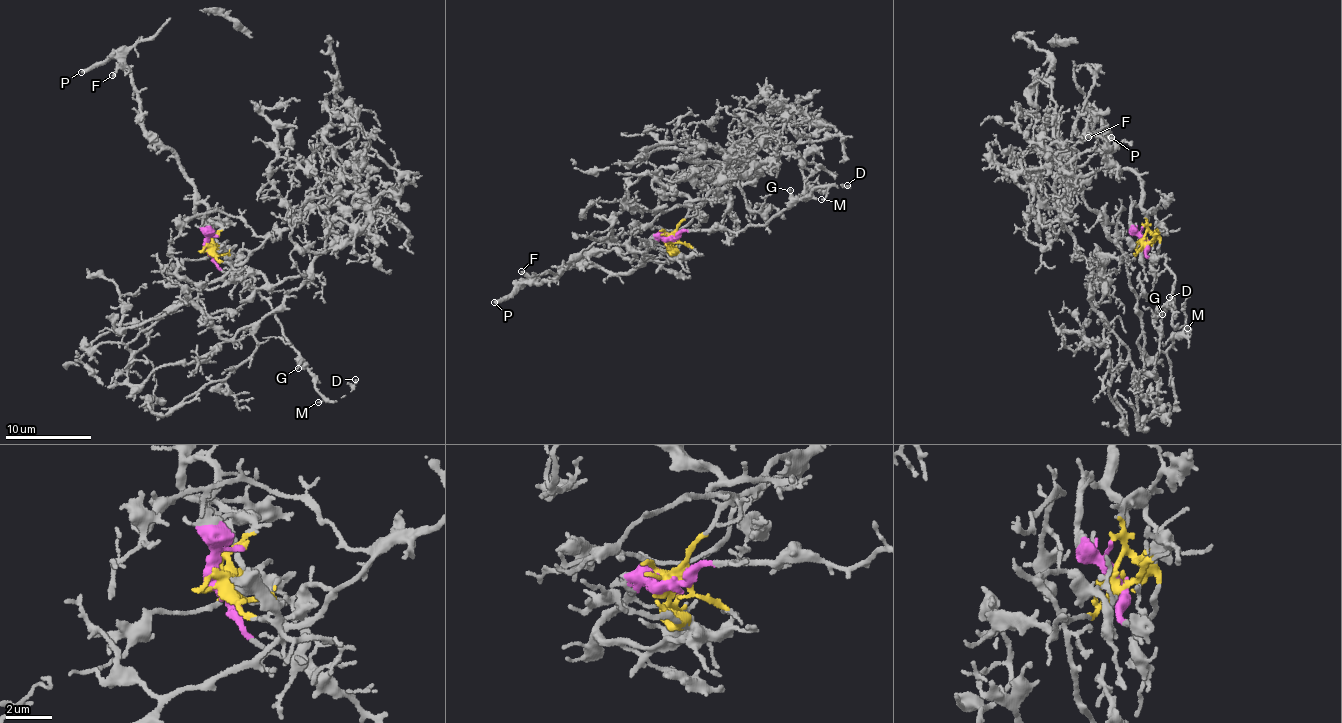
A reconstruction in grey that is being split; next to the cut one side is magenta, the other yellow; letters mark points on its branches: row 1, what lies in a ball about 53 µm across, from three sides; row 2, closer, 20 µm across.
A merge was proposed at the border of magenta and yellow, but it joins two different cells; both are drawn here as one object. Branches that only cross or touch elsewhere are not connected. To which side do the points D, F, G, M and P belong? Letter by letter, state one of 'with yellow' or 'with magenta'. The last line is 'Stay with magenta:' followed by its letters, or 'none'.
D: with magenta
F: with magenta
G: with magenta
M: with magenta
P: with magenta
Stay with magenta: D, F, G, M, P

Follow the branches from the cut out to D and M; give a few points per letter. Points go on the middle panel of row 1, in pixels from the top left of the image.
D: (671, 238), (687, 231), (742, 230), (752, 223), (766, 225), (813, 190), (831, 185), (848, 185)
M: (671, 238), (687, 231), (722, 228), (734, 232), (752, 223), (766, 225), (823, 186), (828, 191), (821, 199)

